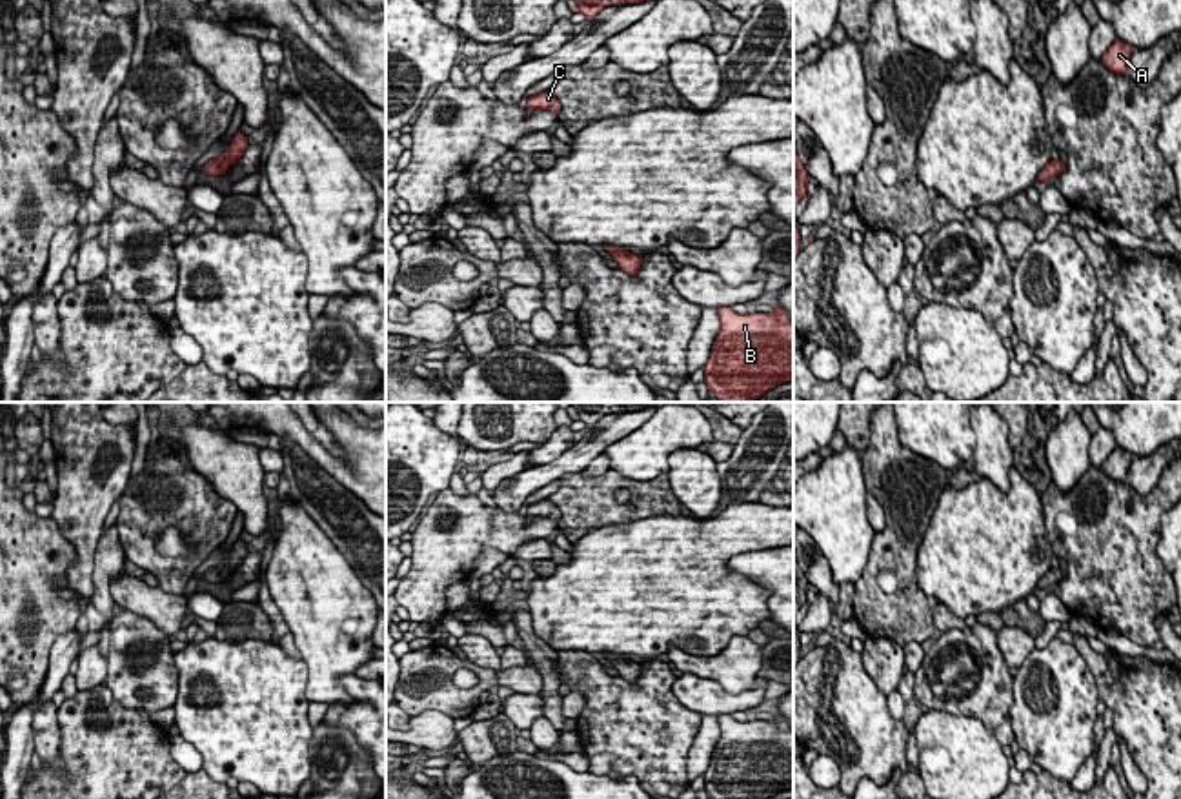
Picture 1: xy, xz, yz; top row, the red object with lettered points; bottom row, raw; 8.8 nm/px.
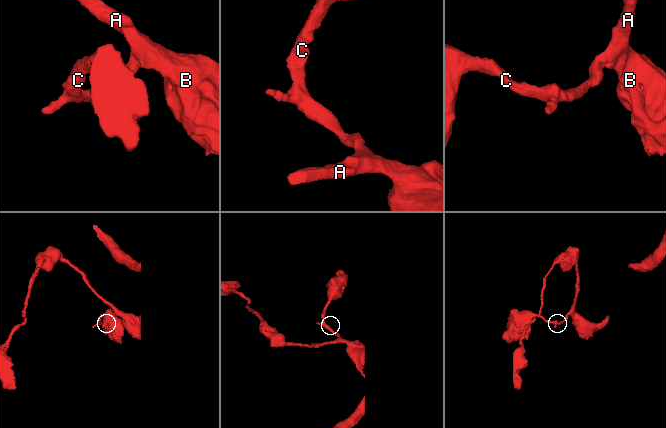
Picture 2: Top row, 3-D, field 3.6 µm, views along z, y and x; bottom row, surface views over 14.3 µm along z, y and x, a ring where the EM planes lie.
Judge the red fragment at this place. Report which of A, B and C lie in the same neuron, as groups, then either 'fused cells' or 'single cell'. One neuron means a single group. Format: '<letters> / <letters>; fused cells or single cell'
A B C; single cell

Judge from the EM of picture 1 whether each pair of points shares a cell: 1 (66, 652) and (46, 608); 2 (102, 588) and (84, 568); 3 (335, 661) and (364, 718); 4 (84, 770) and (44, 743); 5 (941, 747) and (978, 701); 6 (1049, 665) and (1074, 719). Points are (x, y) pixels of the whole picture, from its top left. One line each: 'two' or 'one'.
1: two
2: two
3: two
4: two
5: two
6: one

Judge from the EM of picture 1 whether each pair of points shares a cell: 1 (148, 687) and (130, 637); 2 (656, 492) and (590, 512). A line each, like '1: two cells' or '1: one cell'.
1: one cell
2: one cell

